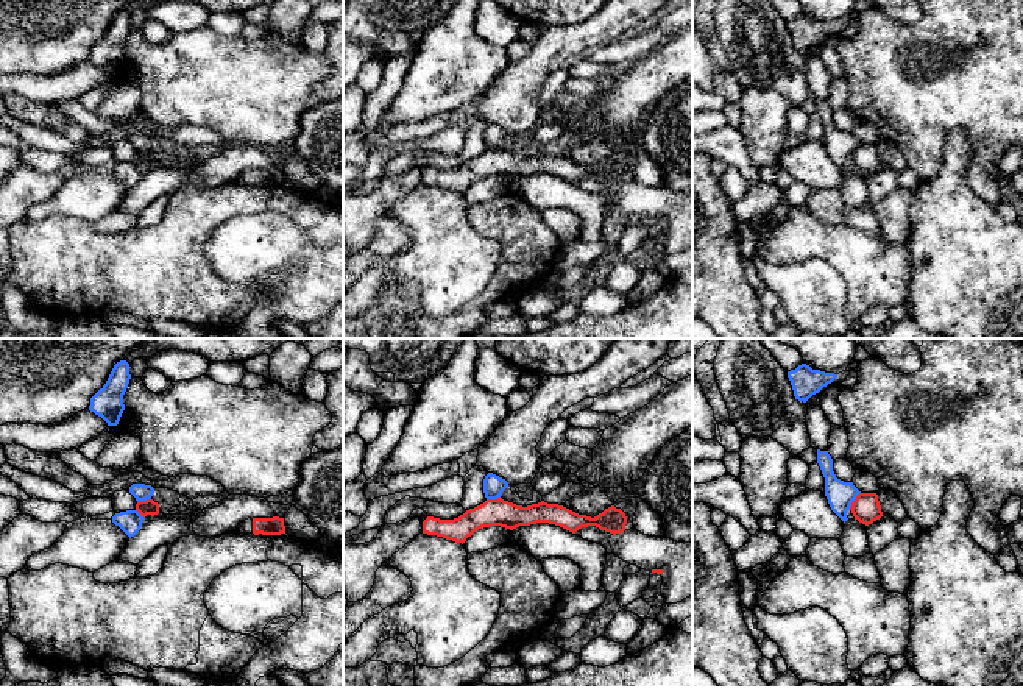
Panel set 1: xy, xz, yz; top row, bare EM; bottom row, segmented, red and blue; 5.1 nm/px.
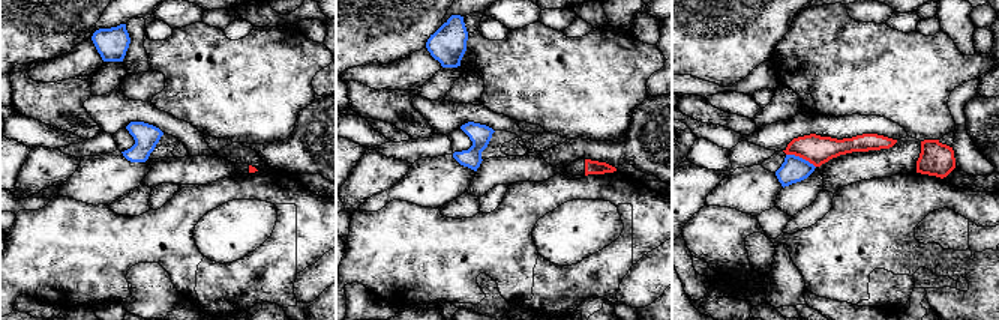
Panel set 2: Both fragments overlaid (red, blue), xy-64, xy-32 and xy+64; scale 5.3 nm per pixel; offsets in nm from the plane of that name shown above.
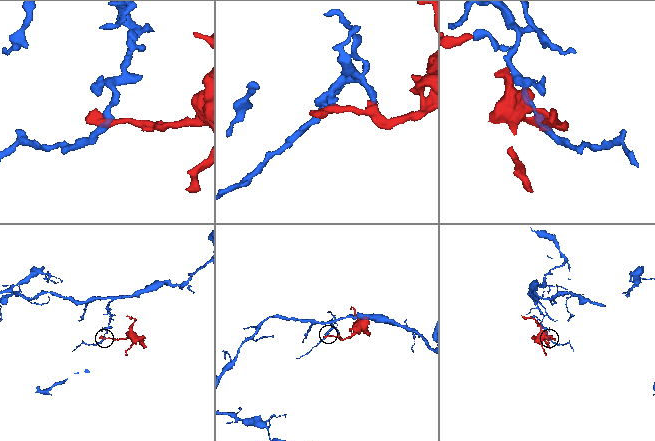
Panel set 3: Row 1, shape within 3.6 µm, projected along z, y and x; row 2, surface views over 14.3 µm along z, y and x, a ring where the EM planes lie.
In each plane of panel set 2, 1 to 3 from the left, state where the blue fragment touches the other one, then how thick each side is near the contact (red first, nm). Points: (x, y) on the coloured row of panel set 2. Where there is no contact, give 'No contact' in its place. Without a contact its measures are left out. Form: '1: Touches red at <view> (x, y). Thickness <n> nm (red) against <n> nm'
1: No contact
2: No contact
3: Touches red at xy+64 (801, 156). Thickness 150 nm (red) against 140 nm

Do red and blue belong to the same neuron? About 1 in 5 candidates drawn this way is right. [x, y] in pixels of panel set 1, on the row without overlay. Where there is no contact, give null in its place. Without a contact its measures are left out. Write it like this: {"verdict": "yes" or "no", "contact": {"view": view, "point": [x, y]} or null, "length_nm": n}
{"verdict": "no", "contact": {"view": "yz", "point": [853, 152]}, "length_nm": 110}

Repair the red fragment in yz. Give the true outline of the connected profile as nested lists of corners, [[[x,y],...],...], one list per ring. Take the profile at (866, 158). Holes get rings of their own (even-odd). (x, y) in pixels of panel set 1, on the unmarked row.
[[[859,144],[850,158],[855,170],[869,176],[883,167],[876,144]]]

